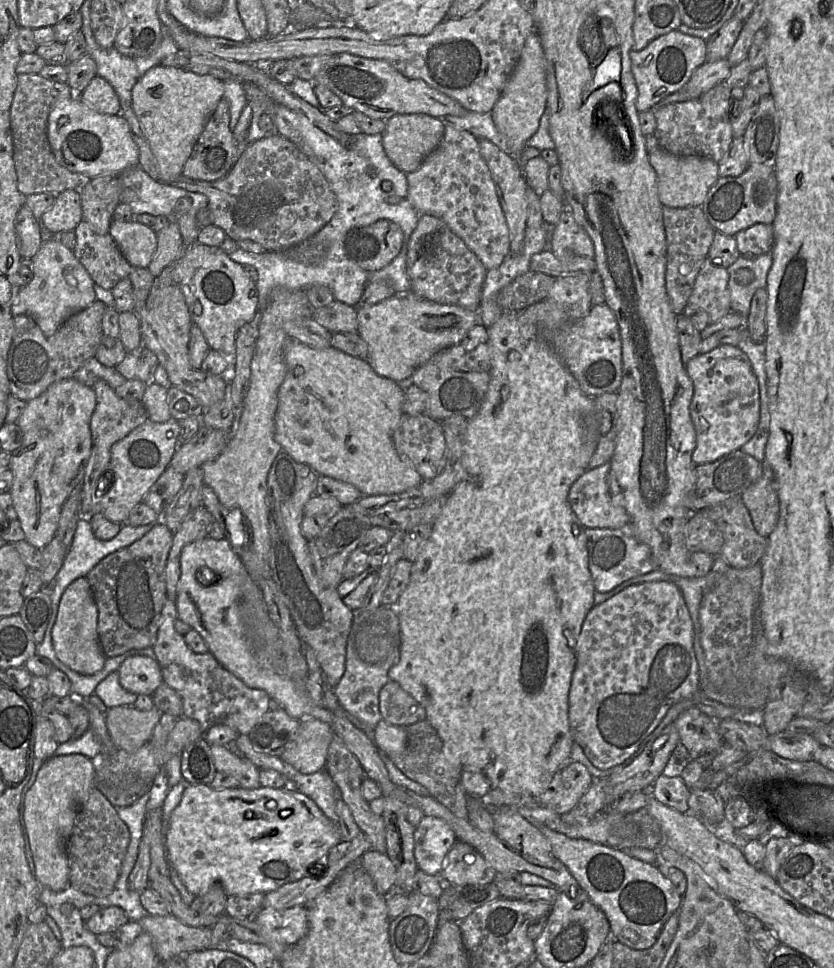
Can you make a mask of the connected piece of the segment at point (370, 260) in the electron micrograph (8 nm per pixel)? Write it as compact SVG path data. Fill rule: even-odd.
M380 219L371 225L353 228L345 237L348 257L366 271L380 270L400 252L401 228L390 220Z

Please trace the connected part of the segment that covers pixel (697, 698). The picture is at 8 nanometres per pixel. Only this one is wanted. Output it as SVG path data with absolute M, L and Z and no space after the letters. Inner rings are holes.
M643 582L628 586L608 600L598 605L594 605L587 613L582 624L581 631L575 645L575 653L576 666L569 692L569 722L571 732L574 741L582 747L585 755L588 757L591 763L601 770L610 770L635 756L639 745L659 725L667 711L669 711L673 705L681 701L694 701L694 706L691 708L697 708L699 711L710 716L716 721L722 719L734 719L744 722L761 724L761 710L754 711L748 708L724 705L708 698L701 693L698 664L694 652L693 623L682 593L680 592L679 588L671 582Z

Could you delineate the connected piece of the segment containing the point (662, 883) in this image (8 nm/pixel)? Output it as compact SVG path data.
M544 825L538 826L538 828L548 839L552 856L566 866L591 901L604 912L610 925L611 938L635 950L651 947L663 925L673 913L678 912L682 902L682 897L671 881L659 871L657 865L632 858L625 851L604 844L582 838L569 838Z

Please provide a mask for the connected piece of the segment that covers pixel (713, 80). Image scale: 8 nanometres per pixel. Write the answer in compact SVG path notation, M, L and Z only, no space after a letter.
M727 59L706 61L692 74L690 80L680 89L695 99L723 82L730 73L731 66Z

